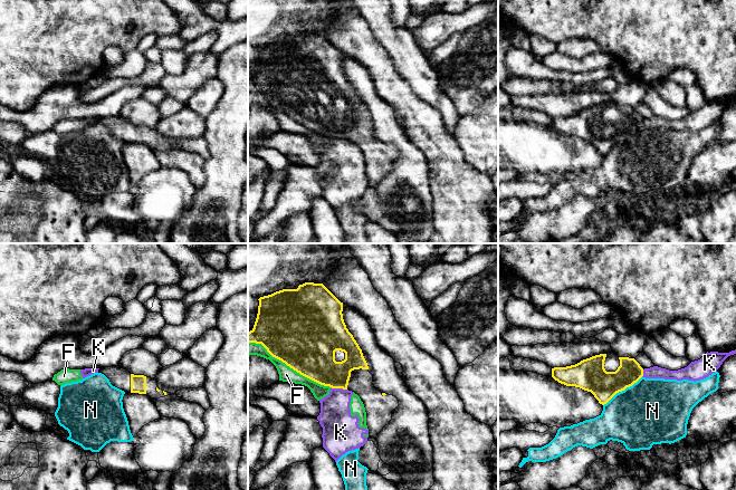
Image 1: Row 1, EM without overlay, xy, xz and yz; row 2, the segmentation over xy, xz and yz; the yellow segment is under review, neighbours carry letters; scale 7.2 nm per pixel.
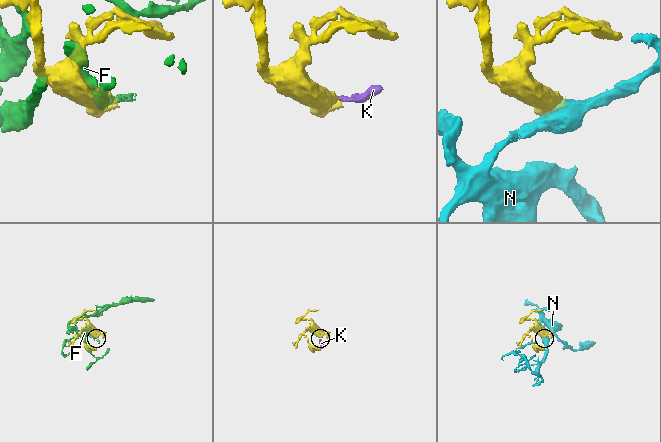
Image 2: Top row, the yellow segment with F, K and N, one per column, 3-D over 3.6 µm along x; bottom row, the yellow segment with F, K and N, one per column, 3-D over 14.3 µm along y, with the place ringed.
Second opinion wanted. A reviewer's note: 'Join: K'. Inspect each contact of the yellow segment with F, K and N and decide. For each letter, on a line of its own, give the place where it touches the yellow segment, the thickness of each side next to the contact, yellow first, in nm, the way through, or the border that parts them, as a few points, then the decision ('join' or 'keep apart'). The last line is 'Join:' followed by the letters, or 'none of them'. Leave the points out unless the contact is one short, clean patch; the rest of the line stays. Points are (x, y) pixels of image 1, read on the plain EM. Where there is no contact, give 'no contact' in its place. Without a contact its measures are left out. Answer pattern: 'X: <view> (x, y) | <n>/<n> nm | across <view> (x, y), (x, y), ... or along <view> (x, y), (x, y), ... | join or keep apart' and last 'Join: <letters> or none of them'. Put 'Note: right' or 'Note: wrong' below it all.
F: xz (290, 117) | 480/110 nm | keep apart
K: xz (340, 137) | 260/240 nm | along xz (332, 137), (346, 140) | keep apart
N: yz (622, 140) | 220/460 nm | keep apart
Join: none of them
Note: wrong

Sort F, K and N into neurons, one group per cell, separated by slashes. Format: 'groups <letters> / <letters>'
groups F K / N

